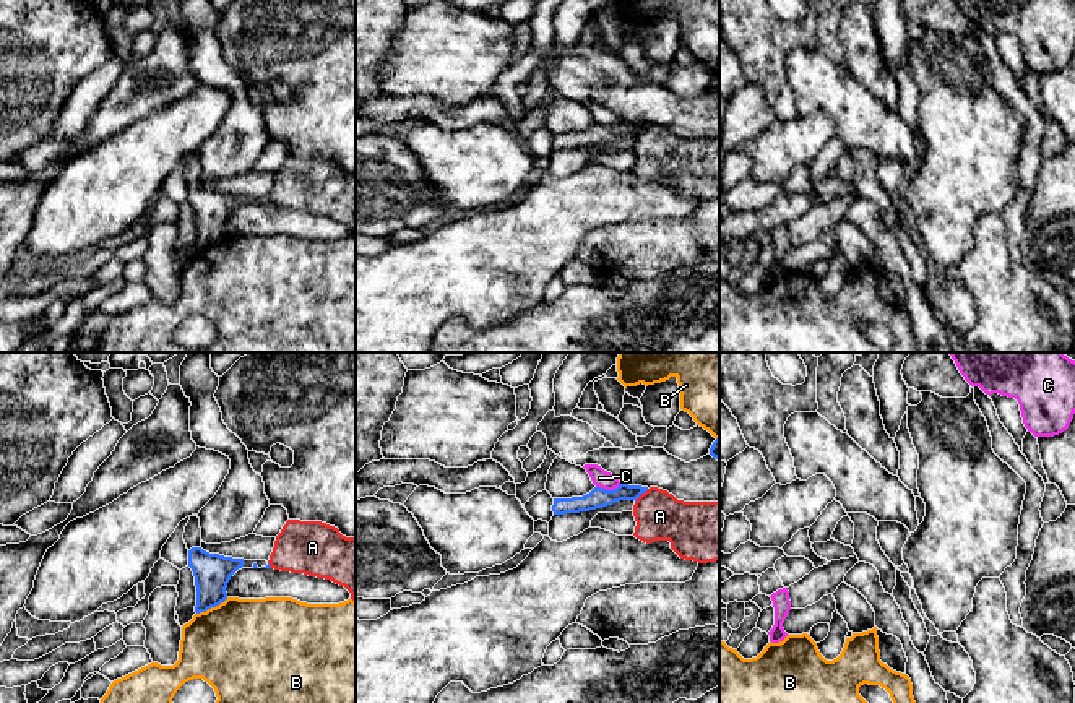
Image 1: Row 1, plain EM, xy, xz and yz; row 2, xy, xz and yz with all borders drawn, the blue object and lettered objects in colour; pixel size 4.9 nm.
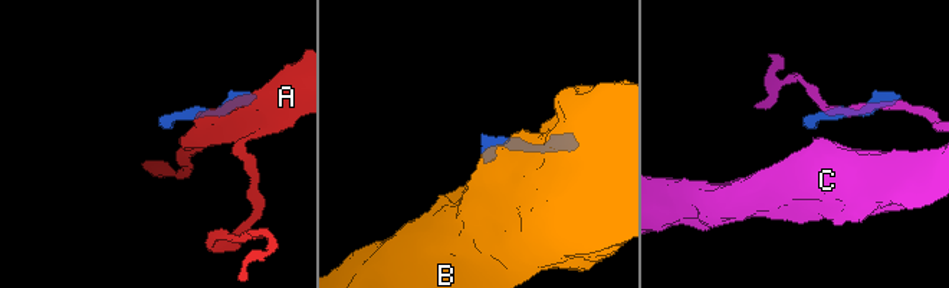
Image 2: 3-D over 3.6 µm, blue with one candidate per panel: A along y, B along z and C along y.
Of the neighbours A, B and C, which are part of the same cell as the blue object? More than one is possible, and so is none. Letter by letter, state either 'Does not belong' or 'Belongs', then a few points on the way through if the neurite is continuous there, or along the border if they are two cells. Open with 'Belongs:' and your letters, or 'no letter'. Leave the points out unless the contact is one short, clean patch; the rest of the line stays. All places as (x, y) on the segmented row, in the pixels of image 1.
Belongs: no letter
A: Does not belong. Boundary: xz (648, 489), (635, 502)
B: Does not belong
C: Does not belong. Boundary: xz (622, 483), (613, 489), (596, 487)

